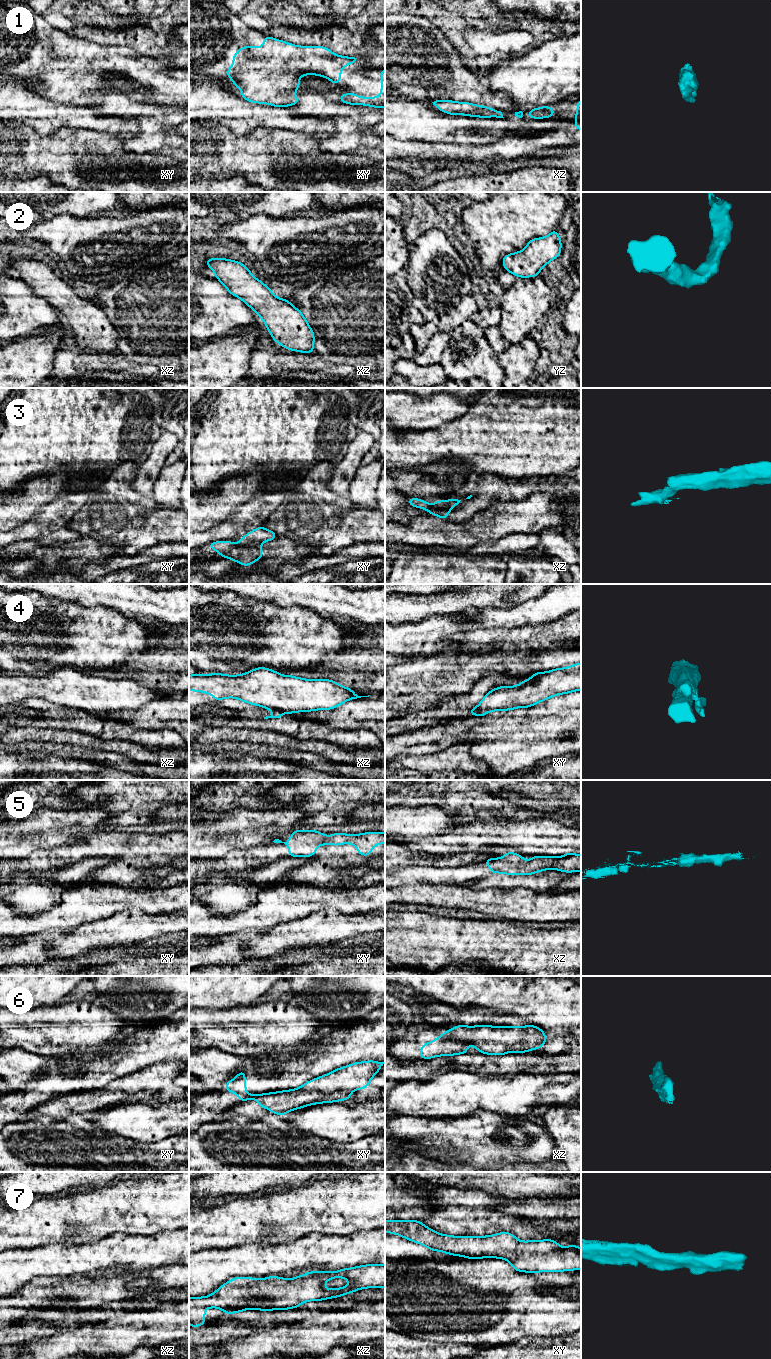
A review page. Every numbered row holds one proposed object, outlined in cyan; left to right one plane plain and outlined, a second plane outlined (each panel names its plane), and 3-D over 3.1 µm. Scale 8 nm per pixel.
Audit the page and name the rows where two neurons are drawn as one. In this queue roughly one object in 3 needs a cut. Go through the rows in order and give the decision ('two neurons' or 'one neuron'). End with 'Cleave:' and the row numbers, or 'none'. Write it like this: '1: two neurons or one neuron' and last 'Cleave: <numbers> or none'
1: one neuron
2: one neuron
3: two neurons
4: two neurons
5: one neuron
6: two neurons
7: one neuron
Cleave: 3, 4, 6

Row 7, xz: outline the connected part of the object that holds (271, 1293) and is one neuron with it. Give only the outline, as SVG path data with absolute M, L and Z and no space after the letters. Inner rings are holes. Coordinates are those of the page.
M368 1264L333 1272L311 1271L292 1279L275 1275L263 1279L235 1277L209 1296L189 1297L189 1326L204 1326L208 1307L219 1308L226 1315L250 1309L286 1310L298 1308L304 1302L338 1298L365 1288L385 1288L385 1265ZM333 1278L345 1278L351 1284L325 1289L323 1284Z

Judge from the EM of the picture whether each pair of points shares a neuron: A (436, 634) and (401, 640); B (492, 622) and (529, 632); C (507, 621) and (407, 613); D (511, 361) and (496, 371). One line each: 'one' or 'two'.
A: one
B: two
C: two
D: two

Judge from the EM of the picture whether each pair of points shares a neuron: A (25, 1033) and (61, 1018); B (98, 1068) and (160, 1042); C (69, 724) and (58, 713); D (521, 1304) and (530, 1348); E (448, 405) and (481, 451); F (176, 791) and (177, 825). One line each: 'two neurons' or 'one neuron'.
A: one neuron
B: one neuron
C: one neuron
D: two neurons
E: two neurons
F: two neurons

